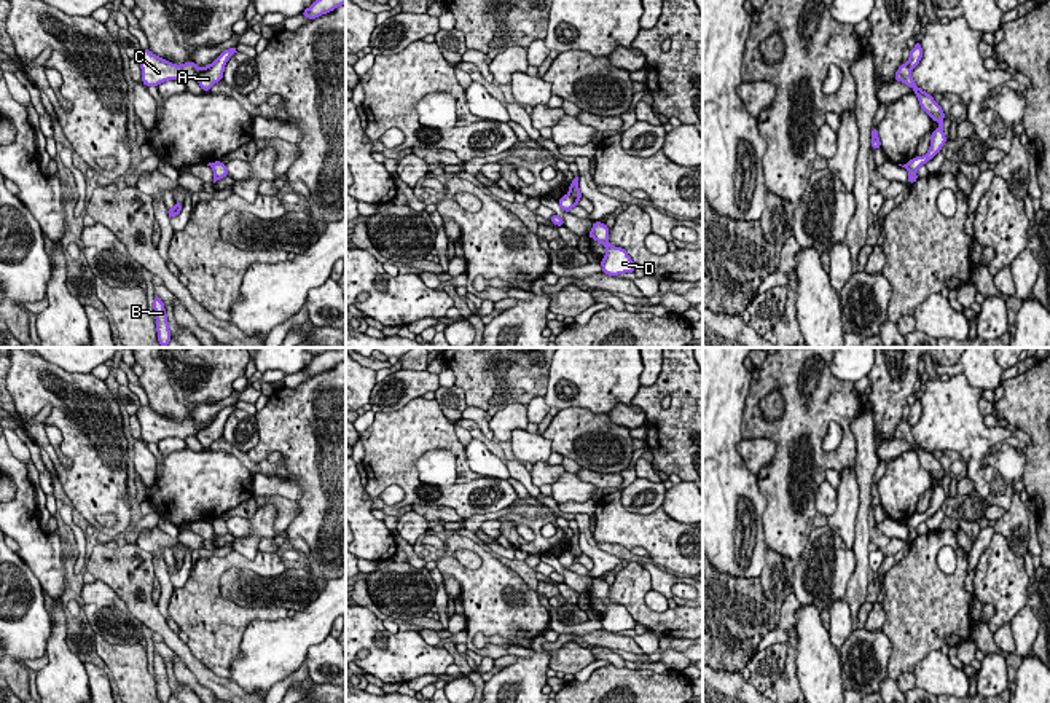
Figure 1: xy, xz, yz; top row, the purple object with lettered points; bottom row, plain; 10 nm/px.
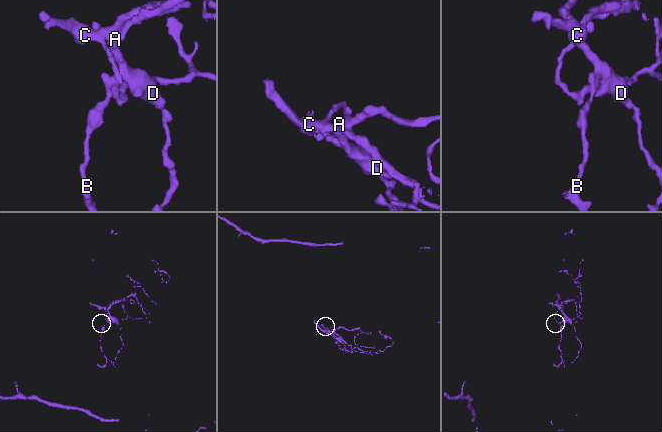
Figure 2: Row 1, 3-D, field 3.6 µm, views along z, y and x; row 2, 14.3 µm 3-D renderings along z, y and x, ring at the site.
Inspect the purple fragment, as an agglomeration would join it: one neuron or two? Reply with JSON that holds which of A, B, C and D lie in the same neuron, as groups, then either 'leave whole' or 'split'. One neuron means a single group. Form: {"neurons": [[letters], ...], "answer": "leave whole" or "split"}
{"neurons": [["A", "B", "D"], ["C"]], "answer": "split"}

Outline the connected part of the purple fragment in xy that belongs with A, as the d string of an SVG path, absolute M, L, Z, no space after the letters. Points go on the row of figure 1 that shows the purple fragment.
M236 48L225 49L207 70L198 75L196 81L206 92L209 92L215 83L221 81L225 65L234 53L237 53Z

